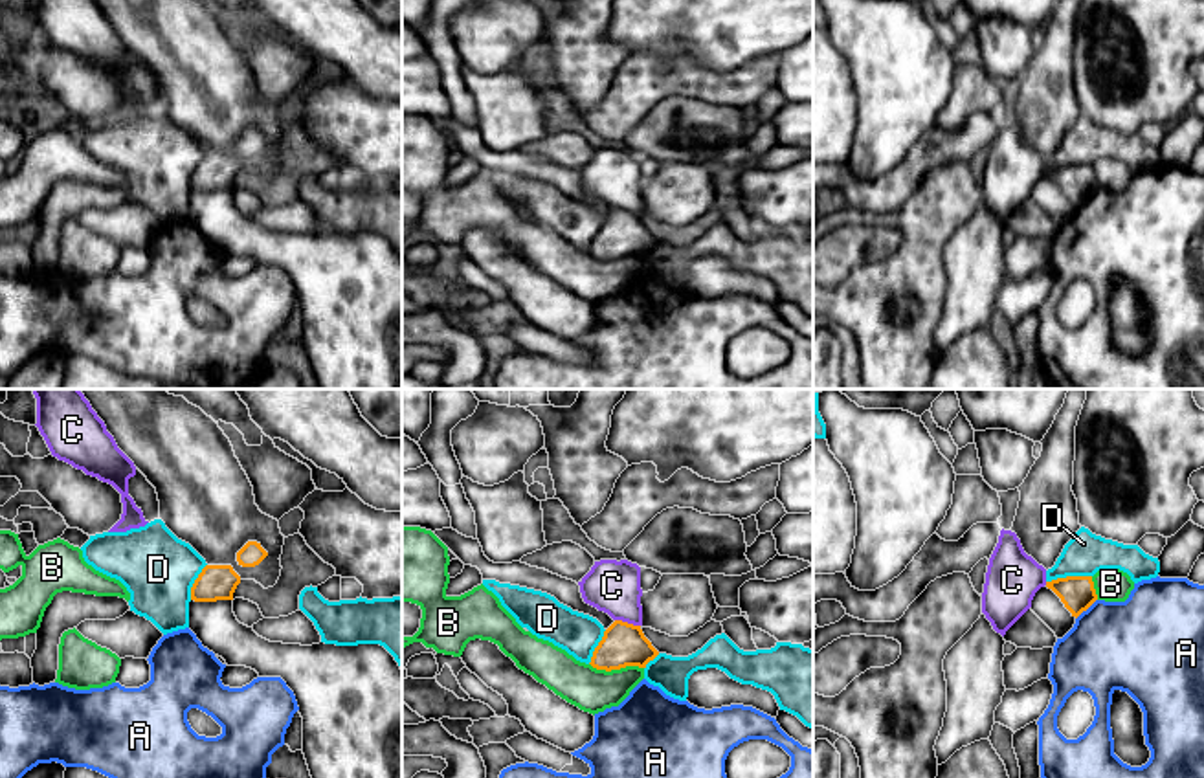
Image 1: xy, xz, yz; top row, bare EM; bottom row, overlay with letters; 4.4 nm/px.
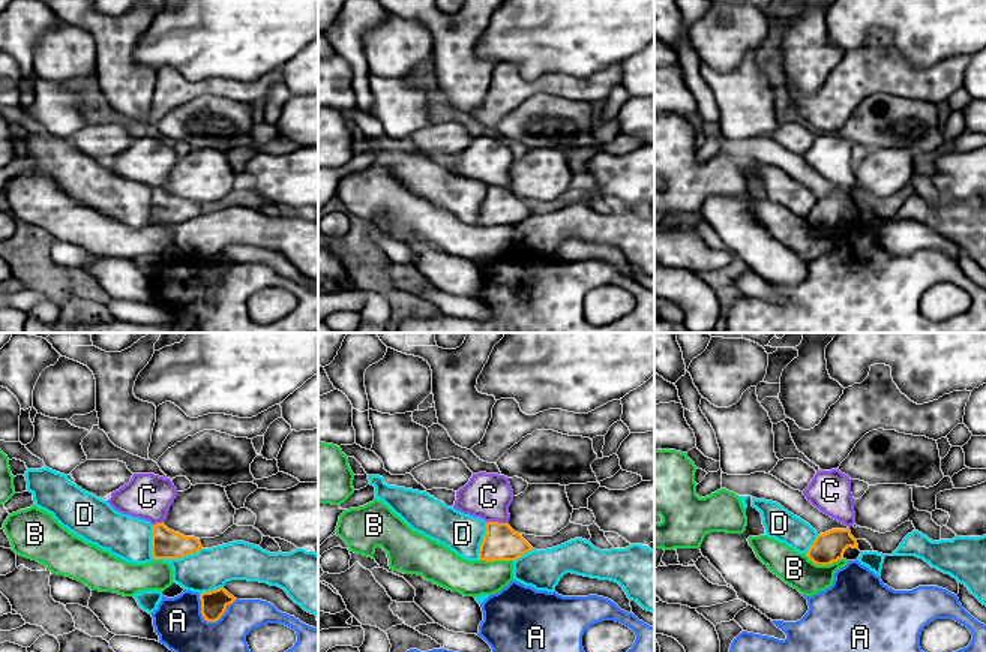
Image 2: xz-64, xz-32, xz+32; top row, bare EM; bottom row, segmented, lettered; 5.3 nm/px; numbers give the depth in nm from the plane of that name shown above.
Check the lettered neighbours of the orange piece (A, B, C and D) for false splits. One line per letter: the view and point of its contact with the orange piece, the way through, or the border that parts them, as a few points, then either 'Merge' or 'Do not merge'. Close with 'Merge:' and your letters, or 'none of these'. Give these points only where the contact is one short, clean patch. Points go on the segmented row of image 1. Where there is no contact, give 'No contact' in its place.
A: Touches orange at yz (1085, 610). Do not merge
B: Touches orange at xz (617, 668). Do not merge
C: Touches orange at xz (626, 622). Boundary: xz (615, 619), (639, 626). Do not merge
D: Touches orange at yz (1069, 577). Do not merge
Merge: none of these

